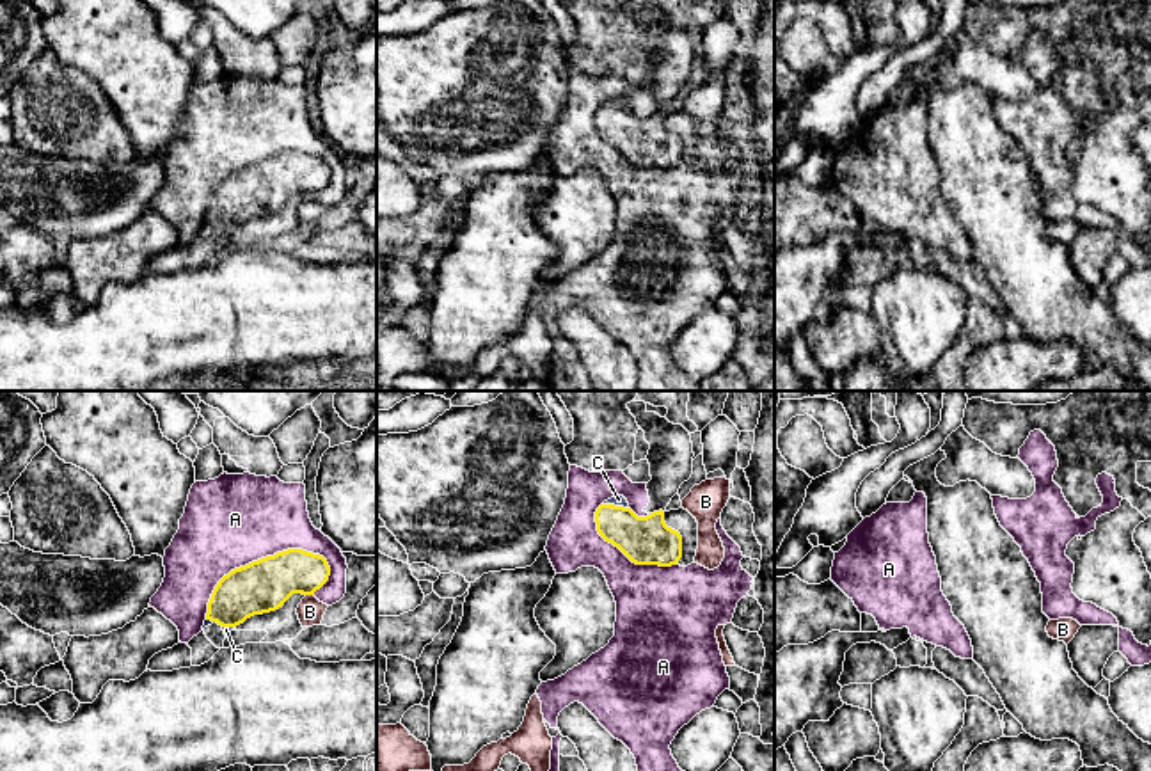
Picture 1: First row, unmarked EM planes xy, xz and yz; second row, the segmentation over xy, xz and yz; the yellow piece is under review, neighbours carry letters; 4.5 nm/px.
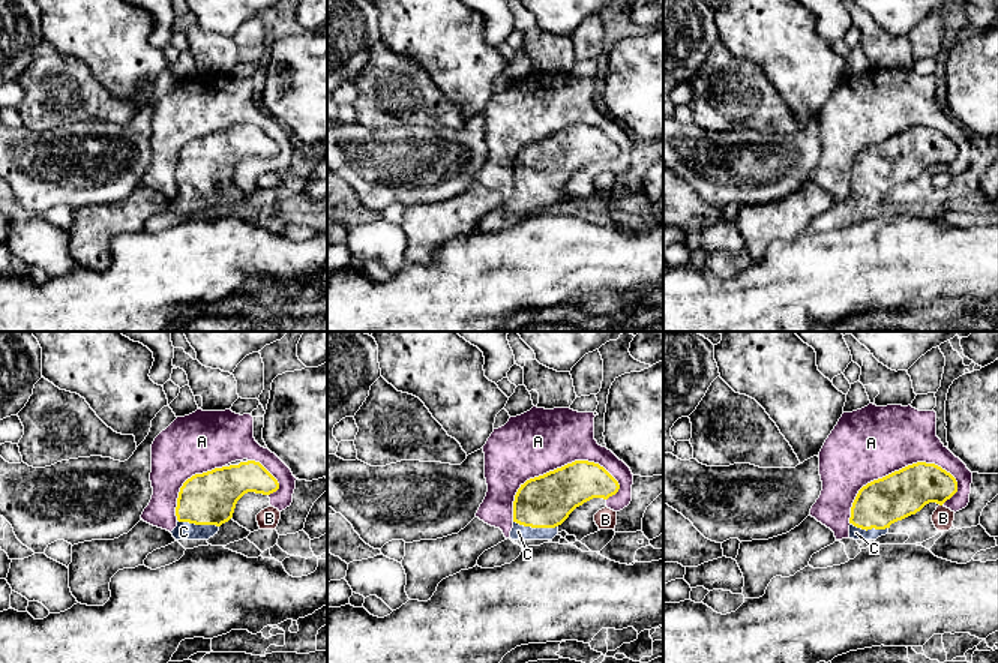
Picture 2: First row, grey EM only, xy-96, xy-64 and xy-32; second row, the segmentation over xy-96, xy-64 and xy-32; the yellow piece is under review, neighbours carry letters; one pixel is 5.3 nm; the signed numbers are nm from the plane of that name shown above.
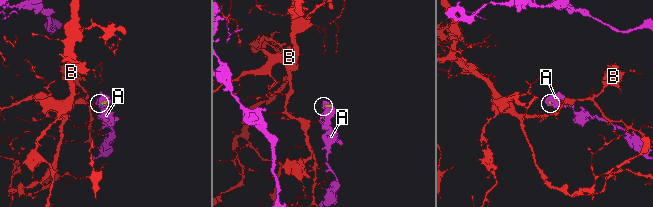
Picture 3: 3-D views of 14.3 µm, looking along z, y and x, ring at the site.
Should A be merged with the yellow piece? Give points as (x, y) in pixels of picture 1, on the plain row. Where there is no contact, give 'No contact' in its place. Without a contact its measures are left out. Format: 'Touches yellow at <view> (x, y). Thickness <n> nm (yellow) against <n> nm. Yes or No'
Touches yellow at xy (258, 162). Thickness 240 nm (yellow) against 420 nm. No

